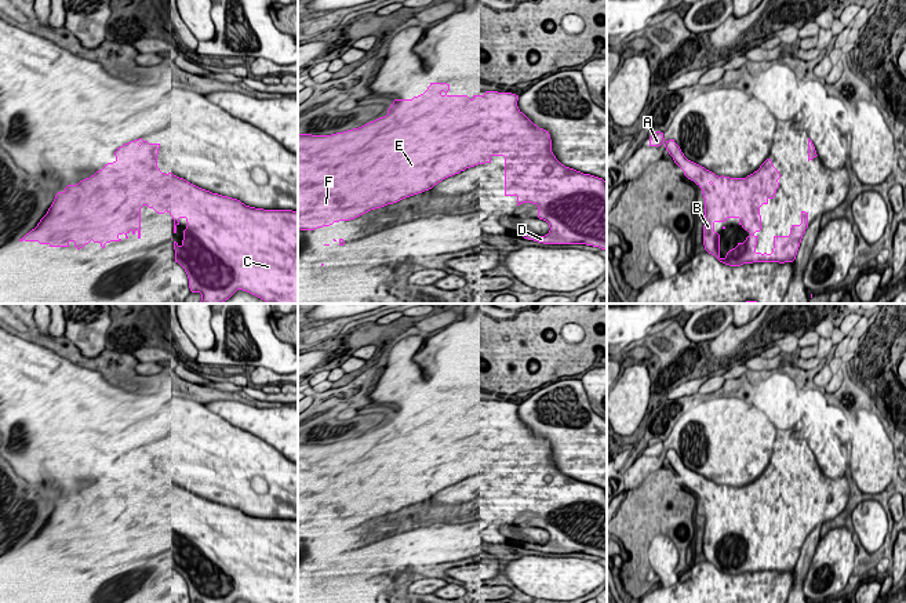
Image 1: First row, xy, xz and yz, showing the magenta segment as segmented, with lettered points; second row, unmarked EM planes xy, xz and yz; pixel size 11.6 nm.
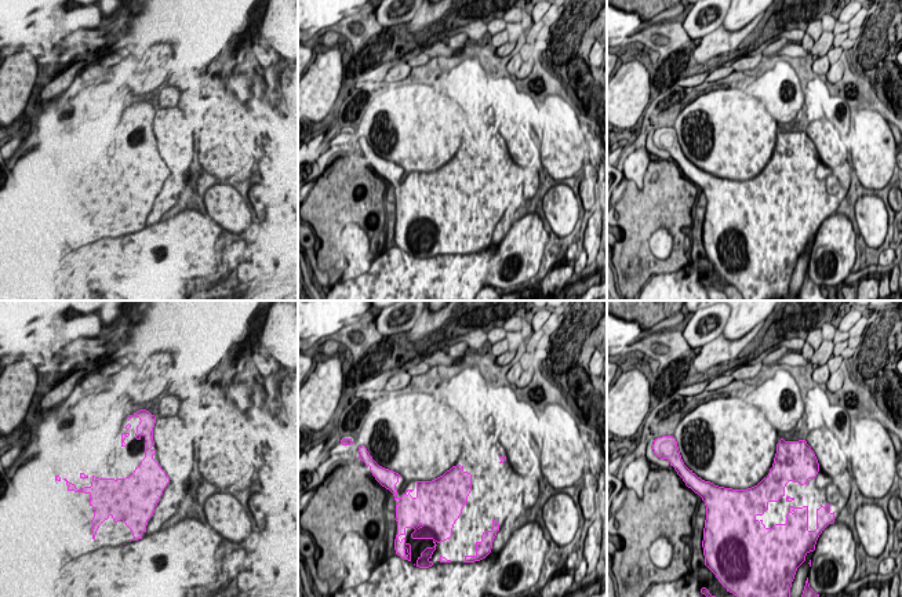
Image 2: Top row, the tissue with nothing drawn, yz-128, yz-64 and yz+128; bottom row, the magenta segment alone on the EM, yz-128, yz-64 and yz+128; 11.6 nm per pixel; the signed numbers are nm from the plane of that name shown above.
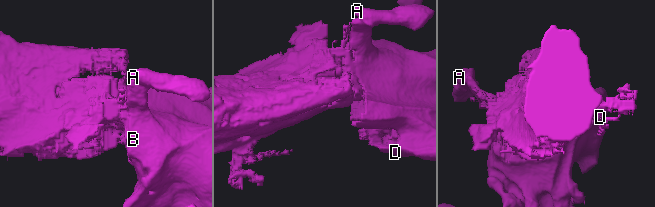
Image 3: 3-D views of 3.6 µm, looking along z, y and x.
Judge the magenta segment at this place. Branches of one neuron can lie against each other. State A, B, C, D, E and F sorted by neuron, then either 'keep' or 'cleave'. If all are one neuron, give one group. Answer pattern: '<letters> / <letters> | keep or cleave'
A B C D E F | keep

